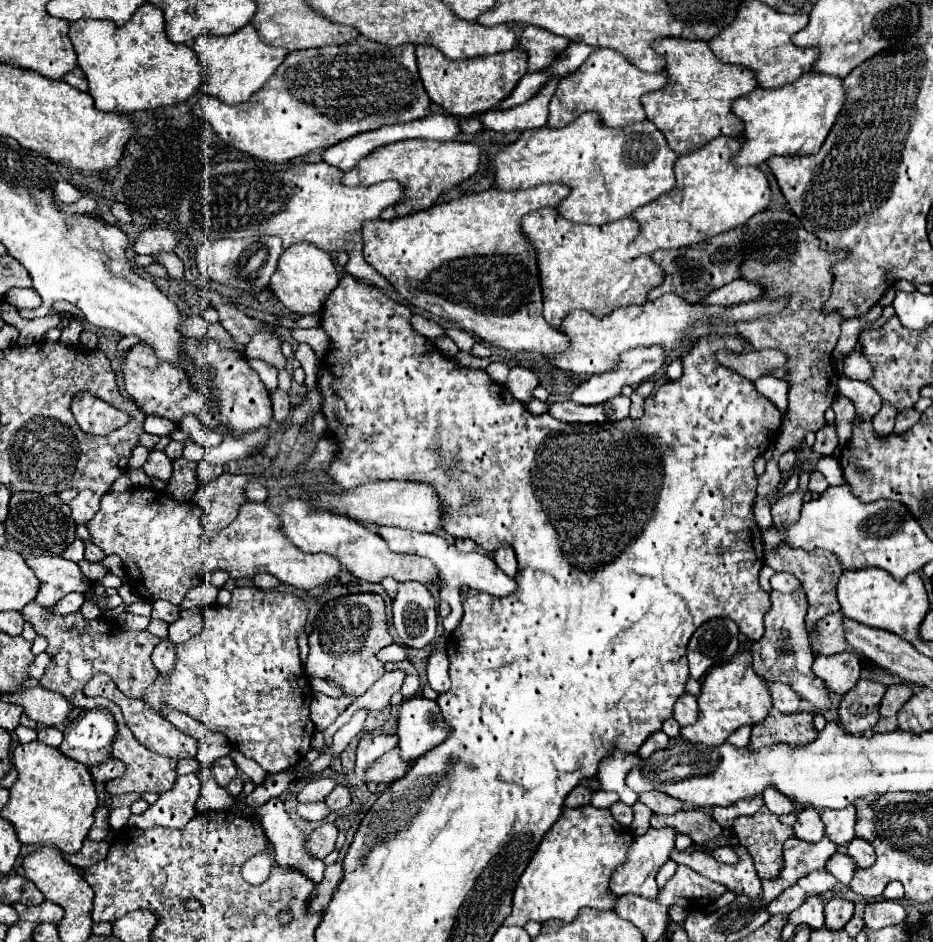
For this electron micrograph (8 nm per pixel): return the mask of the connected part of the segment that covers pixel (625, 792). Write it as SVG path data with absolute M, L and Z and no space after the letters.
M612 751L608 757L600 761L598 769L598 781L602 785L602 791L614 791L620 795L620 801L626 805L634 805L638 801L638 795L626 787L624 779L626 773L640 763L640 757L628 751Z

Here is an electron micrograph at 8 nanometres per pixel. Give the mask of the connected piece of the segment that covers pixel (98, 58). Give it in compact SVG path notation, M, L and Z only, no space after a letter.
M144 3L126 25L116 27L108 21L76 21L70 23L70 41L76 51L78 67L88 79L88 93L94 97L94 105L100 111L112 113L132 113L142 109L170 107L192 97L204 79L204 67L196 63L196 53L186 45L176 45L164 35L164 13L152 3Z

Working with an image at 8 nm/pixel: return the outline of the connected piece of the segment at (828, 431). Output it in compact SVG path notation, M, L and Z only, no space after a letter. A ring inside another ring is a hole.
M826 425L816 433L816 443L814 443L812 451L818 457L828 457L828 455L832 455L834 449L836 449L836 427Z

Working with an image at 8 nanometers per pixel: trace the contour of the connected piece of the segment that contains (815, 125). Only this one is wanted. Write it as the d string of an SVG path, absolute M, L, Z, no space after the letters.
M806 73L778 89L754 89L732 103L732 113L744 123L744 143L730 161L736 165L760 165L772 155L812 155L824 143L842 105L842 79L834 75Z

